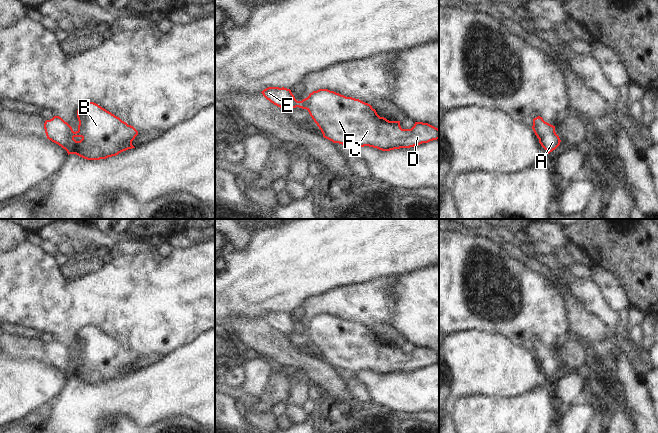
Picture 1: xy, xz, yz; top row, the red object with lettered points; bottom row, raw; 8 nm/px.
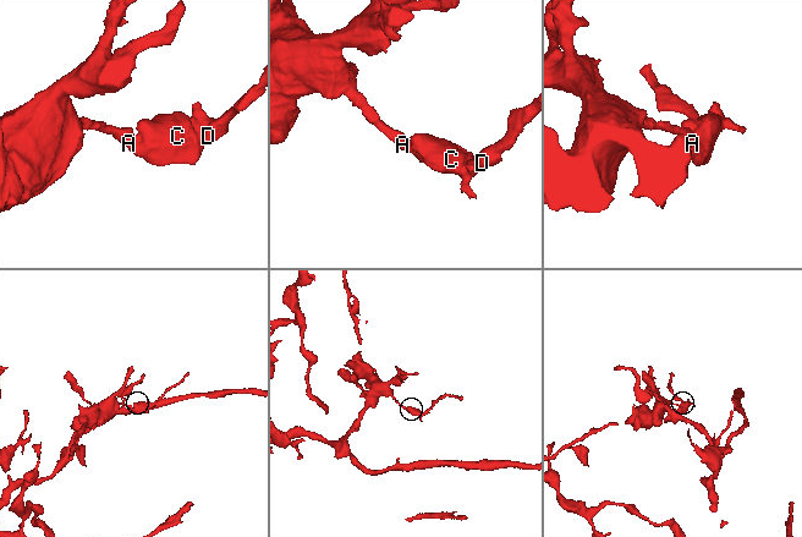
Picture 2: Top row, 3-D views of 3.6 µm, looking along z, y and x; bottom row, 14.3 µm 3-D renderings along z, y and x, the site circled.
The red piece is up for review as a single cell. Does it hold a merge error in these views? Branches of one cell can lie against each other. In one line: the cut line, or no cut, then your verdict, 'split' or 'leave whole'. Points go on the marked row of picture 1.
cut none; leave whole

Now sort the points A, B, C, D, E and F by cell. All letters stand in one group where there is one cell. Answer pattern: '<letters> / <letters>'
A B C D E F

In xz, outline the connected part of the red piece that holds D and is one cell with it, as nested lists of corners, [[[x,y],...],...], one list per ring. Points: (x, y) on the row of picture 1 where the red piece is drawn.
[[[268,87],[262,92],[263,96],[274,105],[291,110],[299,107],[306,109],[321,130],[323,137],[354,149],[369,146],[382,151],[400,148],[410,148],[422,143],[439,139],[439,129],[423,122],[415,122],[411,129],[402,129],[400,121],[389,121],[380,117],[368,103],[352,97],[346,97],[328,89],[313,91],[302,101],[297,101],[290,89]]]

